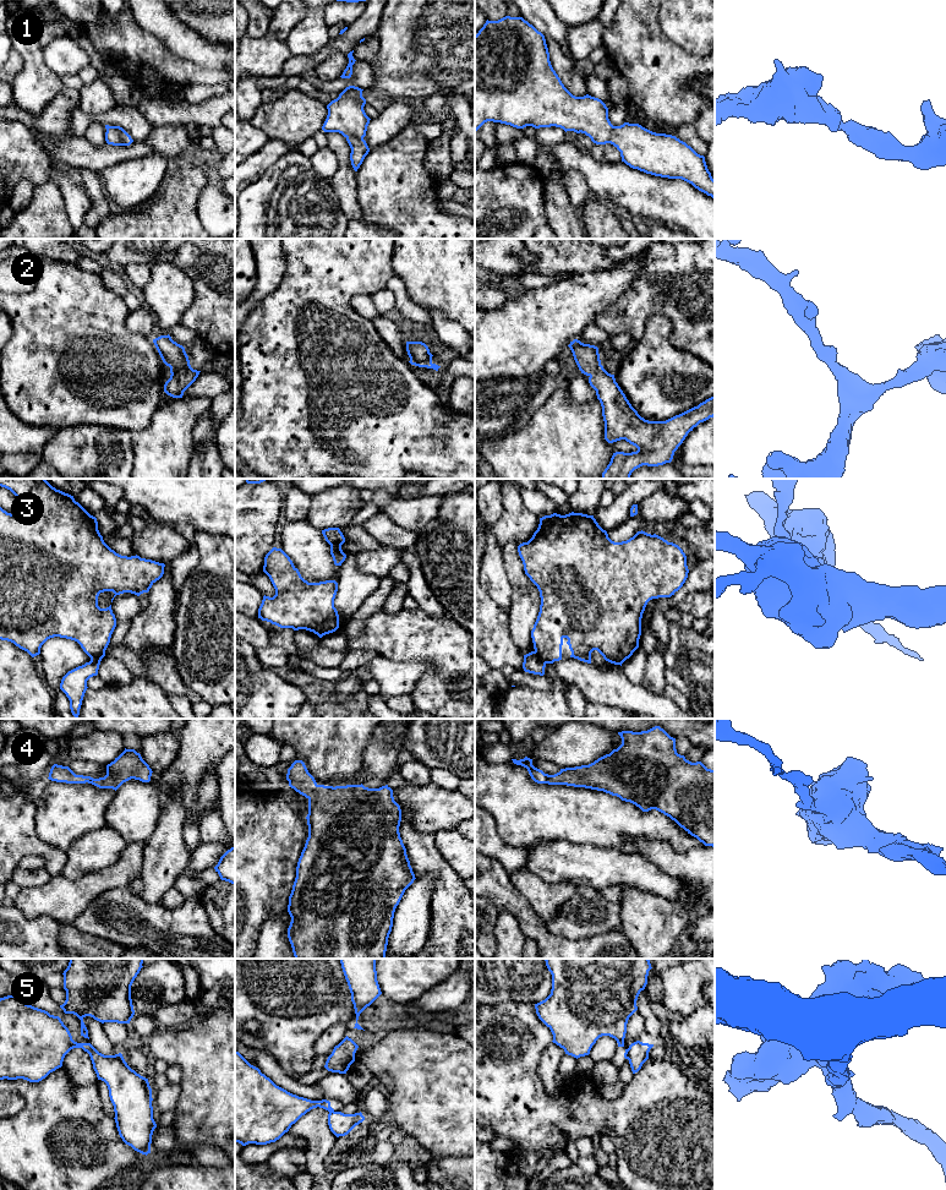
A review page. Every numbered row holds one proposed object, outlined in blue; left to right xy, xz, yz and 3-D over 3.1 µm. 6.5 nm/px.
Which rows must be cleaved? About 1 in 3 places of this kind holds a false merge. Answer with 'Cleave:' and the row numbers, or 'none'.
Cleave: 3, 5

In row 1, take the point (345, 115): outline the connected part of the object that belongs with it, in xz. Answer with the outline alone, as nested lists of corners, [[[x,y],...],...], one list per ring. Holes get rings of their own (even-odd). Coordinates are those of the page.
[[[355,86],[346,87],[327,105],[328,115],[322,126],[324,132],[339,132],[346,138],[351,148],[350,160],[355,171],[370,152],[363,137],[371,119],[363,110],[366,99],[362,97],[362,91]]]

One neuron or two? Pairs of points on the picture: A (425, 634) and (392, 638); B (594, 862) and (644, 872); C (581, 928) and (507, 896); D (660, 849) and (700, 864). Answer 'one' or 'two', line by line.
A: one
B: one
C: two
D: one

